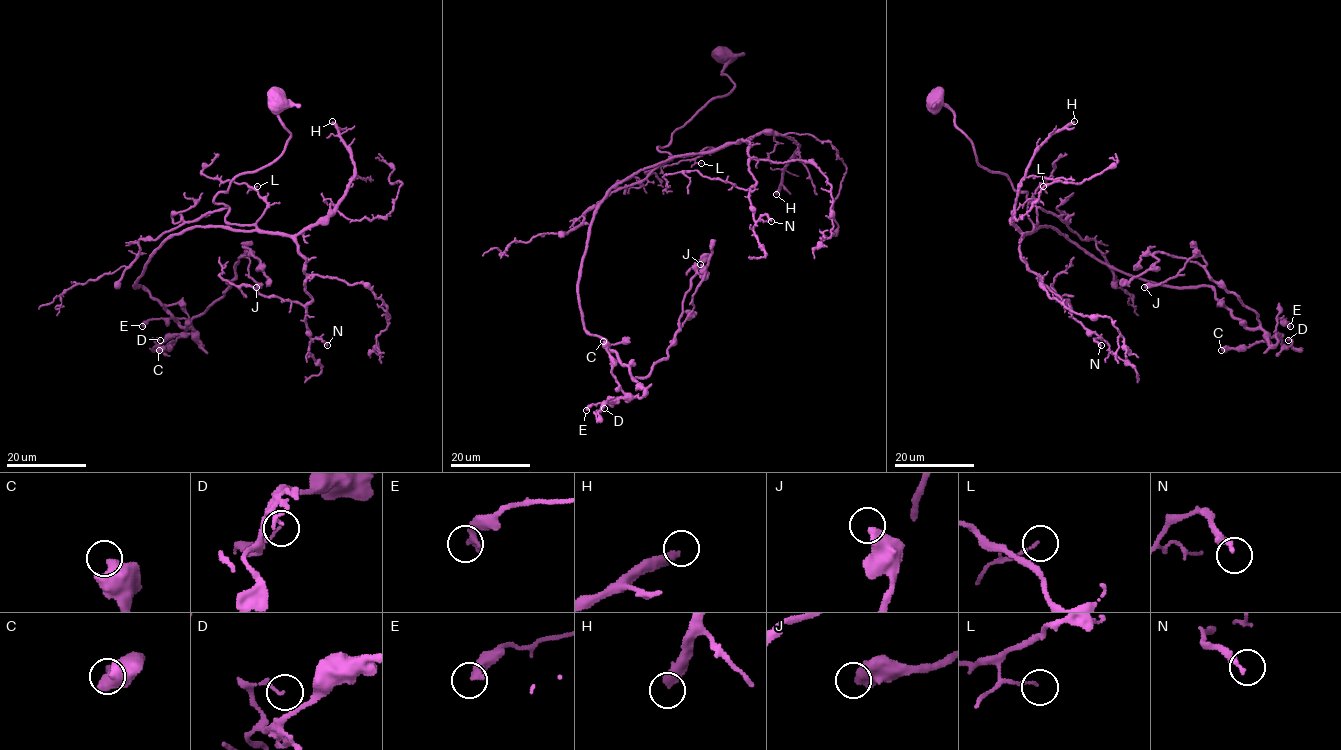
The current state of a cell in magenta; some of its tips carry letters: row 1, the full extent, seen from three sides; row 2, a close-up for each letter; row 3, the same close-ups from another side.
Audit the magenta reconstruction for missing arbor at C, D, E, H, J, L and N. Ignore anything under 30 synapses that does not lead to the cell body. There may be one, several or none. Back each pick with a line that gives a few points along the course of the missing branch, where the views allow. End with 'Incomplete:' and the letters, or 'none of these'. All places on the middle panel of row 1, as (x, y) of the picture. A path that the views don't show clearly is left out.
H: course (776, 194), (765, 205), (766, 244), (787, 264), (788, 340), (807, 385), (796, 407), (809, 454), (824, 456)
Incomplete: H

